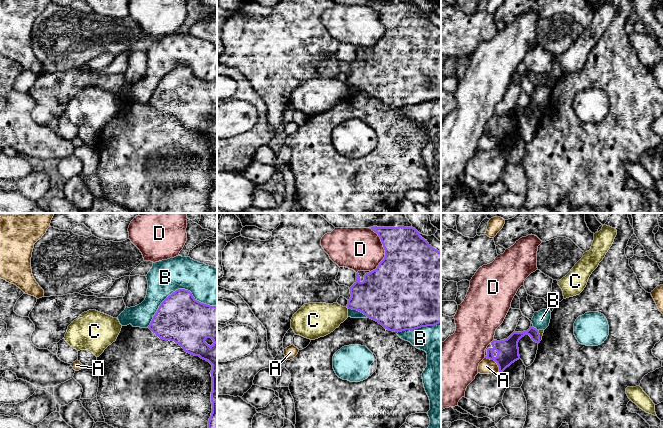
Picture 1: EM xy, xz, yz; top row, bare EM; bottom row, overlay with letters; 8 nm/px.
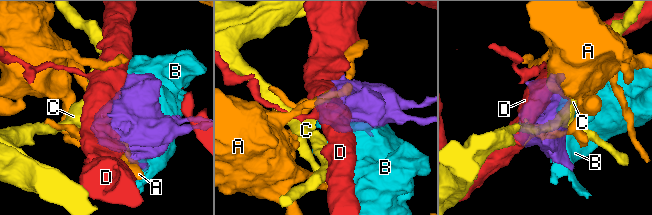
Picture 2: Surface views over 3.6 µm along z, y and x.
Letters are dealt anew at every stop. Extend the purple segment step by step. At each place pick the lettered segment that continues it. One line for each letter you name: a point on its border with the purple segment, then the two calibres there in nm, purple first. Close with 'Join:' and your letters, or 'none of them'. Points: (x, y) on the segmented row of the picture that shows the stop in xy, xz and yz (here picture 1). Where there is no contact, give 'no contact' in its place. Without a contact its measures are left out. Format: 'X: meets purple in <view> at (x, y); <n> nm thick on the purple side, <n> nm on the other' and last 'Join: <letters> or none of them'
Join: none of them

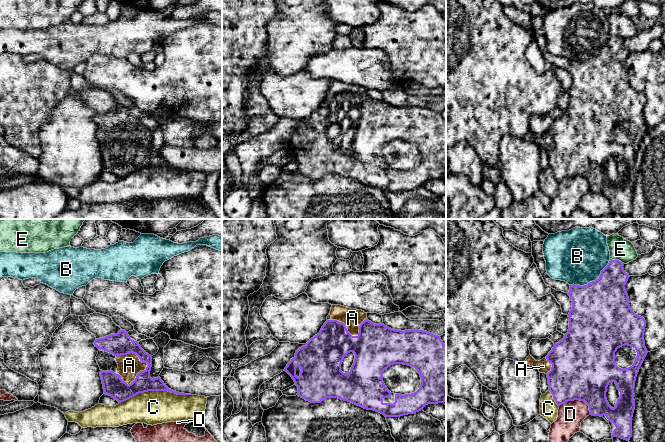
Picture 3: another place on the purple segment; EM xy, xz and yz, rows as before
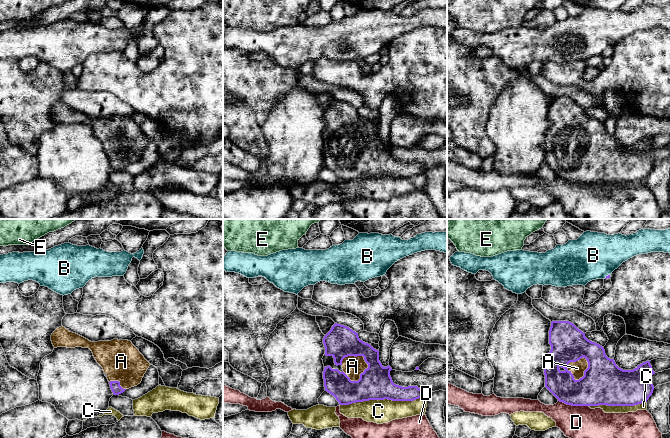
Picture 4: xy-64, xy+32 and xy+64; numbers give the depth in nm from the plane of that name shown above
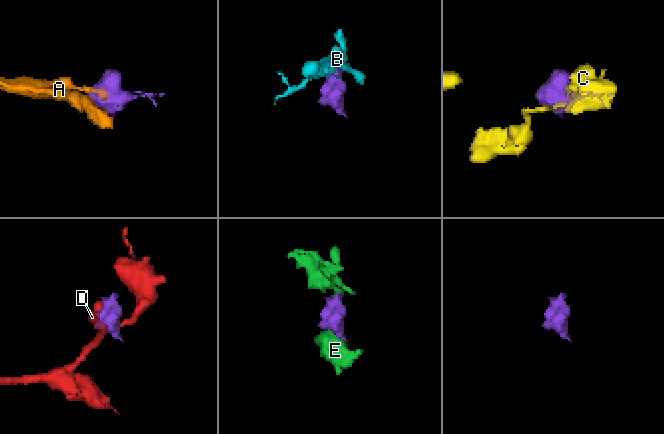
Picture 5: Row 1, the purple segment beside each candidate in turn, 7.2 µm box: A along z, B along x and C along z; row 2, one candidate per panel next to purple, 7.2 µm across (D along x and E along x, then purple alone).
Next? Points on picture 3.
A: meets purple in xy at (133, 353); 180 nm thick on the purple side, 180 nm on the other
Join: A

